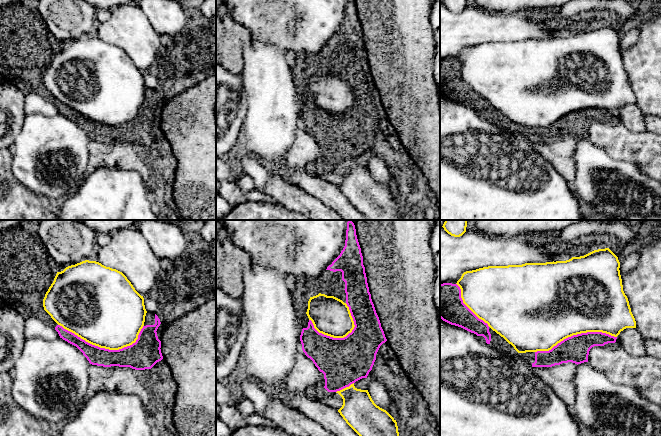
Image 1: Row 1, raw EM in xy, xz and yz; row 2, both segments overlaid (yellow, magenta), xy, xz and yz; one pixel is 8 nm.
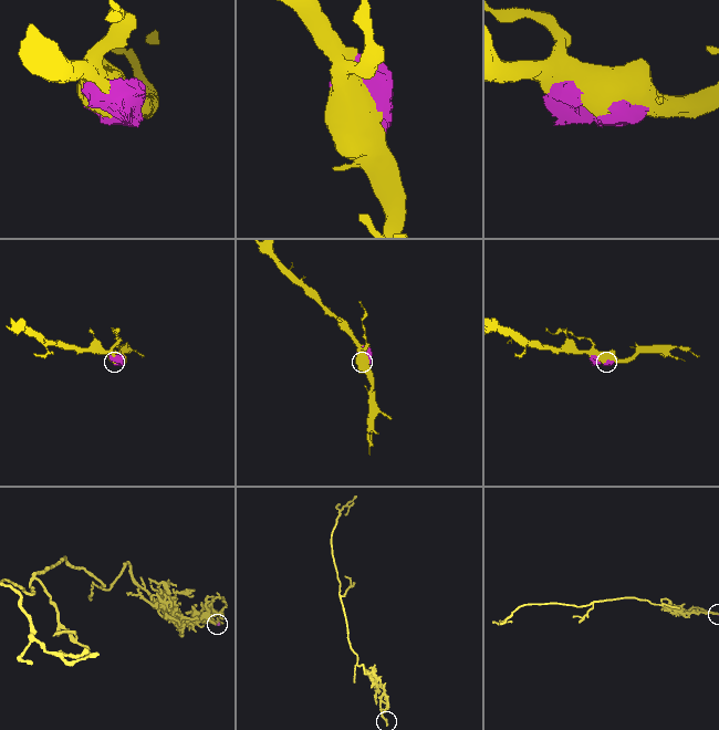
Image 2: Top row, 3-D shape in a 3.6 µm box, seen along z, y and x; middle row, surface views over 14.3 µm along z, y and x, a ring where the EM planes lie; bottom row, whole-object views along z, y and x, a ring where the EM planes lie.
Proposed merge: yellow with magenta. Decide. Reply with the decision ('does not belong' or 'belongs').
does not belong

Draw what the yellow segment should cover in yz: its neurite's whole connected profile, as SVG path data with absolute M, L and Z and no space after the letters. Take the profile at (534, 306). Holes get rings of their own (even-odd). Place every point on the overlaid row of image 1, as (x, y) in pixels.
M605 248L566 261L488 266L466 271L456 284L461 289L463 303L518 353L549 351L573 335L602 332L617 337L626 328L636 328L619 268L618 257Z

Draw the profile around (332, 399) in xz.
M328 392L322 398L316 398L315 401L321 402L329 407L339 410L343 405L342 397L336 392Z

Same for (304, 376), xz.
M300 351L295 356L294 366L287 376L285 386L290 393L310 397L309 390L314 387L325 386L324 374L318 370L303 351Z

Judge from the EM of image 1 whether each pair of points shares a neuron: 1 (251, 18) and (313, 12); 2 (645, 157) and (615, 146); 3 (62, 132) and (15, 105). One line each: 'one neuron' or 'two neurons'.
1: one neuron
2: one neuron
3: two neurons

